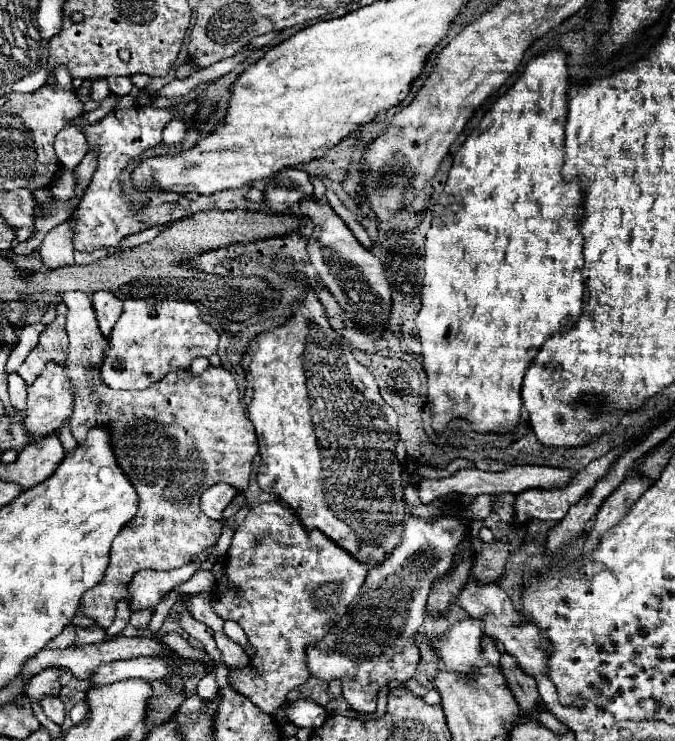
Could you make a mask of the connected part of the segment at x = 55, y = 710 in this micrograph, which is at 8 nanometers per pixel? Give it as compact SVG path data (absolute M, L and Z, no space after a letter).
M54 696L46 697L42 702L41 706L46 716L56 724L62 724L65 719L65 705L58 698Z

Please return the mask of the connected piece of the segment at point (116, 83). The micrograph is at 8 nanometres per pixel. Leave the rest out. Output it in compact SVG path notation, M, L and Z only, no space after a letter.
M111 76L107 78L107 84L109 84L109 90L115 94L115 96L127 96L131 90L133 90L133 84L129 78L121 78L121 76Z

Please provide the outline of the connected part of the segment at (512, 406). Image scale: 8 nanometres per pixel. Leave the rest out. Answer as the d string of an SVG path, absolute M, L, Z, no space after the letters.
M549 50L541 56L535 56L527 62L525 72L521 78L509 88L495 106L485 114L485 118L479 124L479 132L471 132L465 144L459 148L459 152L453 158L453 166L449 170L449 180L445 184L445 190L438 198L433 209L433 226L427 232L427 252L425 258L433 254L433 260L425 260L425 272L427 278L421 286L421 310L417 316L417 338L421 342L421 364L427 374L427 400L433 414L433 430L441 434L447 430L449 420L453 418L465 418L473 432L481 434L511 434L519 426L521 420L521 382L525 376L525 370L535 360L537 352L541 350L543 342L551 338L555 332L561 332L567 324L571 324L575 318L581 316L583 308L583 292L585 292L585 280L581 276L583 268L583 240L579 236L579 220L575 212L581 208L583 194L579 188L579 182L565 182L561 176L563 168L563 132L567 122L567 64L565 64L565 52L563 50Z

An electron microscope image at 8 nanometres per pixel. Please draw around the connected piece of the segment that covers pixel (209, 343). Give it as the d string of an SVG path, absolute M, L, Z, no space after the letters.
M133 298L123 302L123 314L105 338L109 350L99 370L101 380L113 390L145 390L153 382L159 382L169 370L189 368L197 356L209 358L217 352L219 342L219 334L201 322L201 314L191 302L163 300L159 304L147 304L145 300Z

